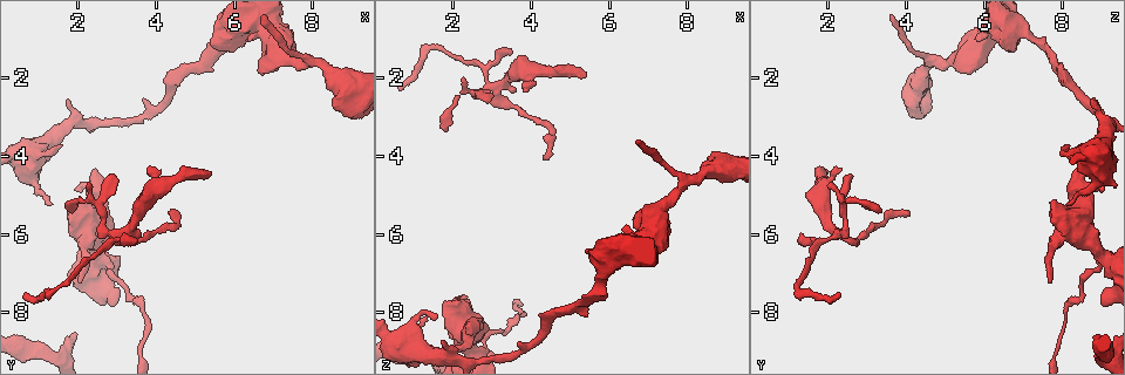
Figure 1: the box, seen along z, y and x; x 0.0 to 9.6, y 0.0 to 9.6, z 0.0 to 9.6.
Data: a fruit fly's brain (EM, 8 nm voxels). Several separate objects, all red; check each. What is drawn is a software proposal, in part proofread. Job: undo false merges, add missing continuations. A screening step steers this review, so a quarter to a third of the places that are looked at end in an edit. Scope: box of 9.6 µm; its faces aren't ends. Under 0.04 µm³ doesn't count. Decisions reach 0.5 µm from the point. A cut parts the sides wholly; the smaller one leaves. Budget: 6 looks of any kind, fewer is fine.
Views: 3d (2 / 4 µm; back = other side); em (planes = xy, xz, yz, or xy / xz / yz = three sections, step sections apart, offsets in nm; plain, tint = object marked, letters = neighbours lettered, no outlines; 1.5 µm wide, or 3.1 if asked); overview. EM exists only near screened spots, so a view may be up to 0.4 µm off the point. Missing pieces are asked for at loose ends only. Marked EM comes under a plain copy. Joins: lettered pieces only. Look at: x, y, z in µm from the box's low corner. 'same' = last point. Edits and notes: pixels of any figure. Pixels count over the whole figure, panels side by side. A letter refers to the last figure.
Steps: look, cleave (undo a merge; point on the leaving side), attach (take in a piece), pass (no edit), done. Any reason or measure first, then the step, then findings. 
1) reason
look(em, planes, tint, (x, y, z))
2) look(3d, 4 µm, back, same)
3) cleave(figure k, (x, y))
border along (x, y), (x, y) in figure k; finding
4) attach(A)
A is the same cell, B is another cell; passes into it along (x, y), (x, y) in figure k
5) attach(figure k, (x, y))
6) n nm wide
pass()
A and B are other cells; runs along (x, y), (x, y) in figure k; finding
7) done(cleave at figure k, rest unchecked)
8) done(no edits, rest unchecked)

branch stops here
look(3d, 4 µm, (1.75, 2.60, 8.75))

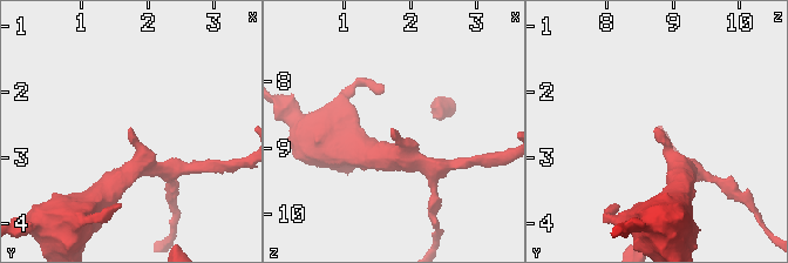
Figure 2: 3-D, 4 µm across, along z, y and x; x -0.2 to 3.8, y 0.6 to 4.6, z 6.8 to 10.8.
look(em, planes, tint, (1.70, 2.55, 8.75))

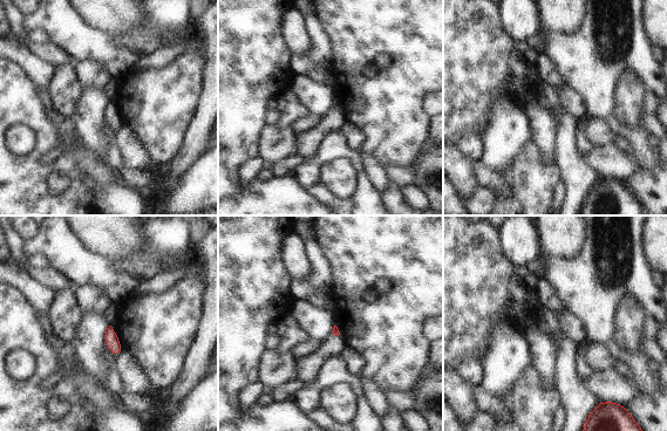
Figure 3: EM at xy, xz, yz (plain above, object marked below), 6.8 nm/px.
see the neighbours
look(em, planes, letters, same)

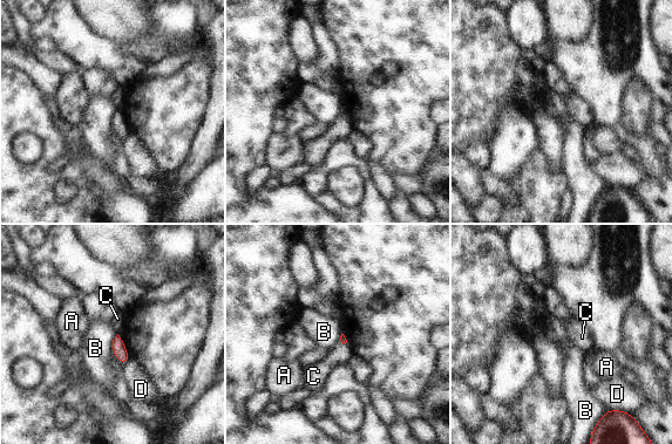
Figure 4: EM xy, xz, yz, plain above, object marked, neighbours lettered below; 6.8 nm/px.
B touches over 140 nm
pass()
A, B, C and D are other cells; border along (117, 334), (113, 340), (112, 353) in figure 4; no lettered piece goes on from it

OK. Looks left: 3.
an open end
look(em, planes, letters, (2.60, 4.75, 8.20))

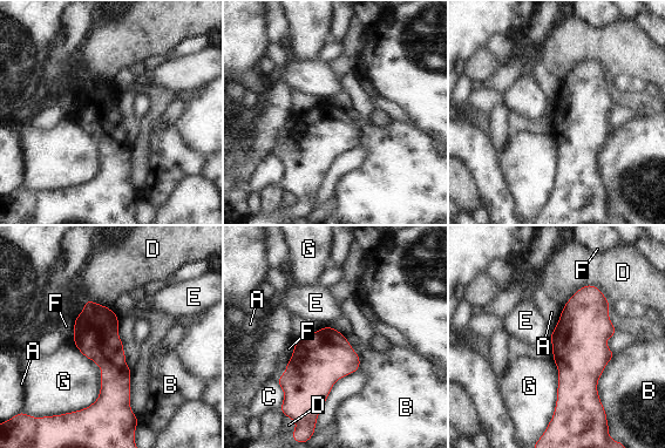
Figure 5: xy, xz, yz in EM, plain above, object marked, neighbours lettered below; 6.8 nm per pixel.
pass()
A, B, C, D, E, F and G are other cells; border along (562, 307), (560, 319), (554, 327) in figure 5; none of them fits

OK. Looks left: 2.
end of a long branch
look(em, planes, letters, (0.60, 7.50, 2.25))

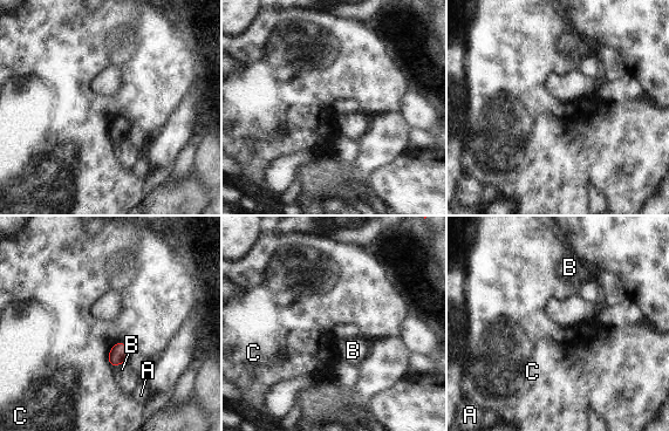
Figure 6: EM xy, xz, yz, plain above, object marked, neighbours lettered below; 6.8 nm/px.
140 nm wide
pass()
A, B and C are other cells; border along (122, 341), (108, 354), (111, 367) in figure 6; none of them fits

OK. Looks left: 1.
done(no edits, rest unchecked)

